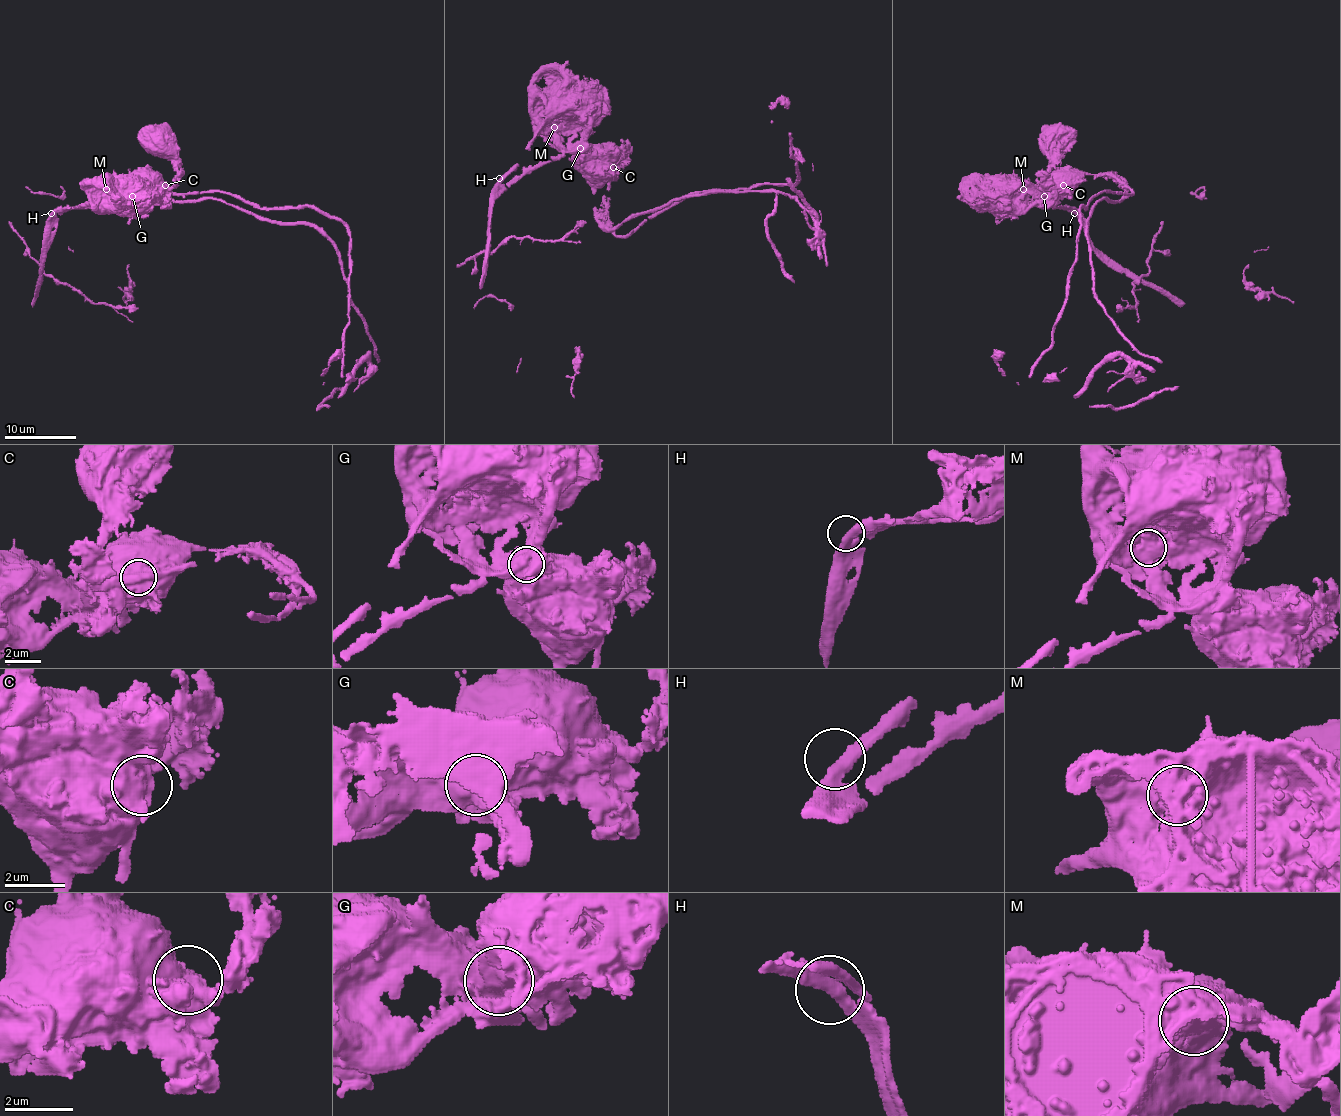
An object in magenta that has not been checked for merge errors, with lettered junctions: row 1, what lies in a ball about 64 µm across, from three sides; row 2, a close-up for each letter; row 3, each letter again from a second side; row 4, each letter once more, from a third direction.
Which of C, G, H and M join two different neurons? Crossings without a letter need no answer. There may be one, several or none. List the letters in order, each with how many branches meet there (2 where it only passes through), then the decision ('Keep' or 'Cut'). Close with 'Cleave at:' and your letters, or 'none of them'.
C: Branches: 1. Cut
G: Branches: 1. Cut
H: Branches: 2. Keep
M: Branches: 1. Keep
Cleave at: C, G

